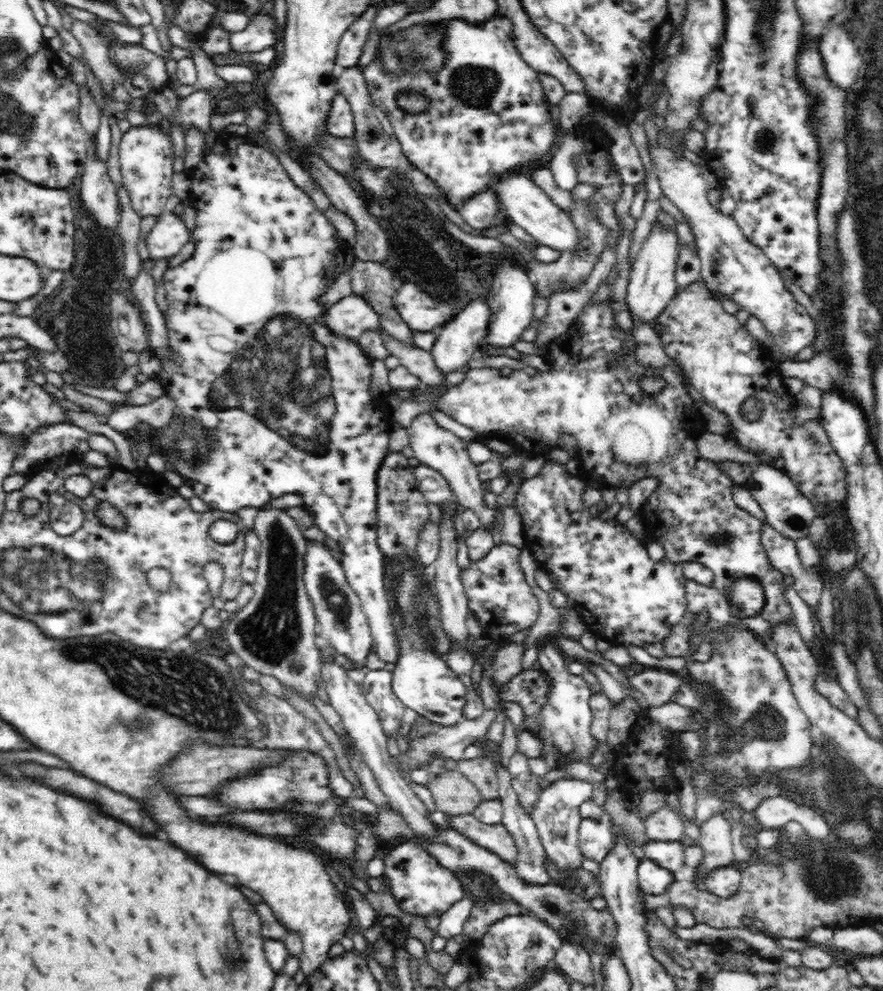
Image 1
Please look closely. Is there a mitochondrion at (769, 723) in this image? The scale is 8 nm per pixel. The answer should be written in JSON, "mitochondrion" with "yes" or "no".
{"mitochondrion":"yes"}

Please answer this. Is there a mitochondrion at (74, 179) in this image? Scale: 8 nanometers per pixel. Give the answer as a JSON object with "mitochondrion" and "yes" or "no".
{"mitochondrion":"no"}

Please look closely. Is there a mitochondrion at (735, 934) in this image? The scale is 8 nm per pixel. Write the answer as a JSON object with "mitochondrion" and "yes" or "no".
{"mitochondrion":"no"}

